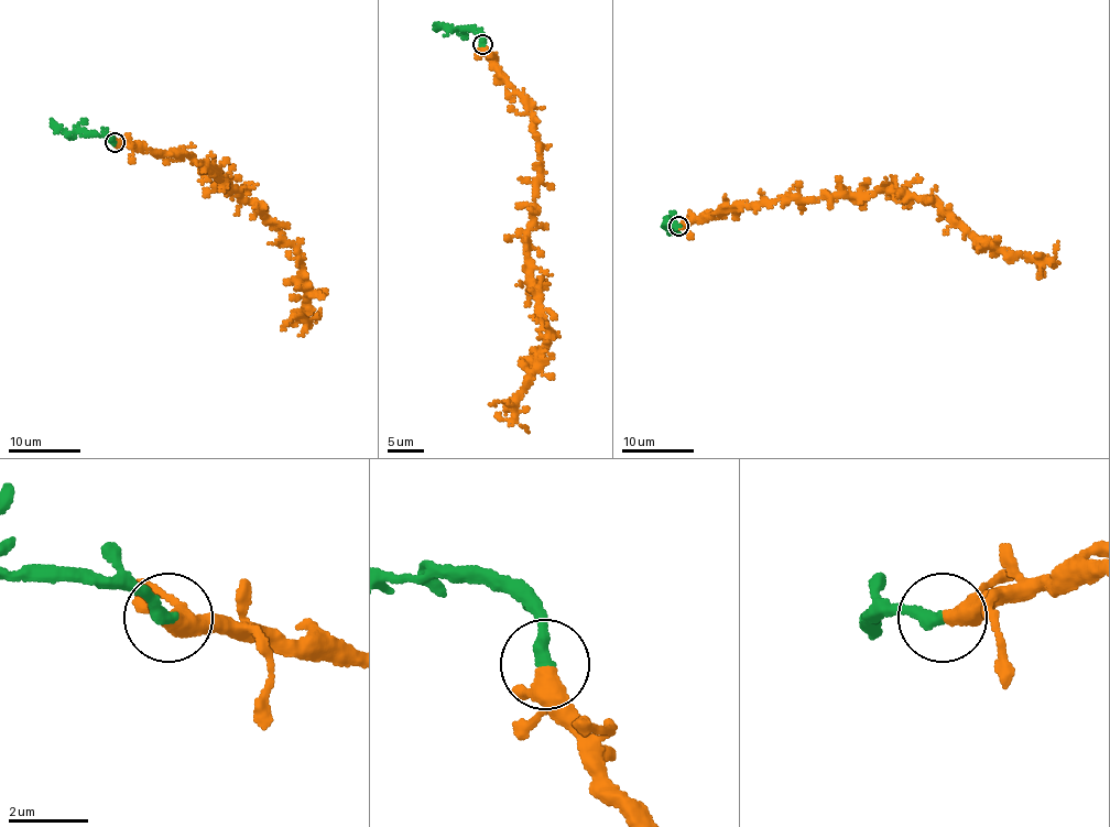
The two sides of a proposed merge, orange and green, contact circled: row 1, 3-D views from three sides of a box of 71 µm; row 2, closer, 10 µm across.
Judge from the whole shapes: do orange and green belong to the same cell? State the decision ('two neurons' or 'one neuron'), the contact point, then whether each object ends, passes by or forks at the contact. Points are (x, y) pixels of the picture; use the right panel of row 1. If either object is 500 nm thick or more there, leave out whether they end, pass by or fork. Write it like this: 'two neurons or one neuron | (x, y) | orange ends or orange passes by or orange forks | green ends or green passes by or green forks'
one neuron | (678, 226) | orange forks | green ends

